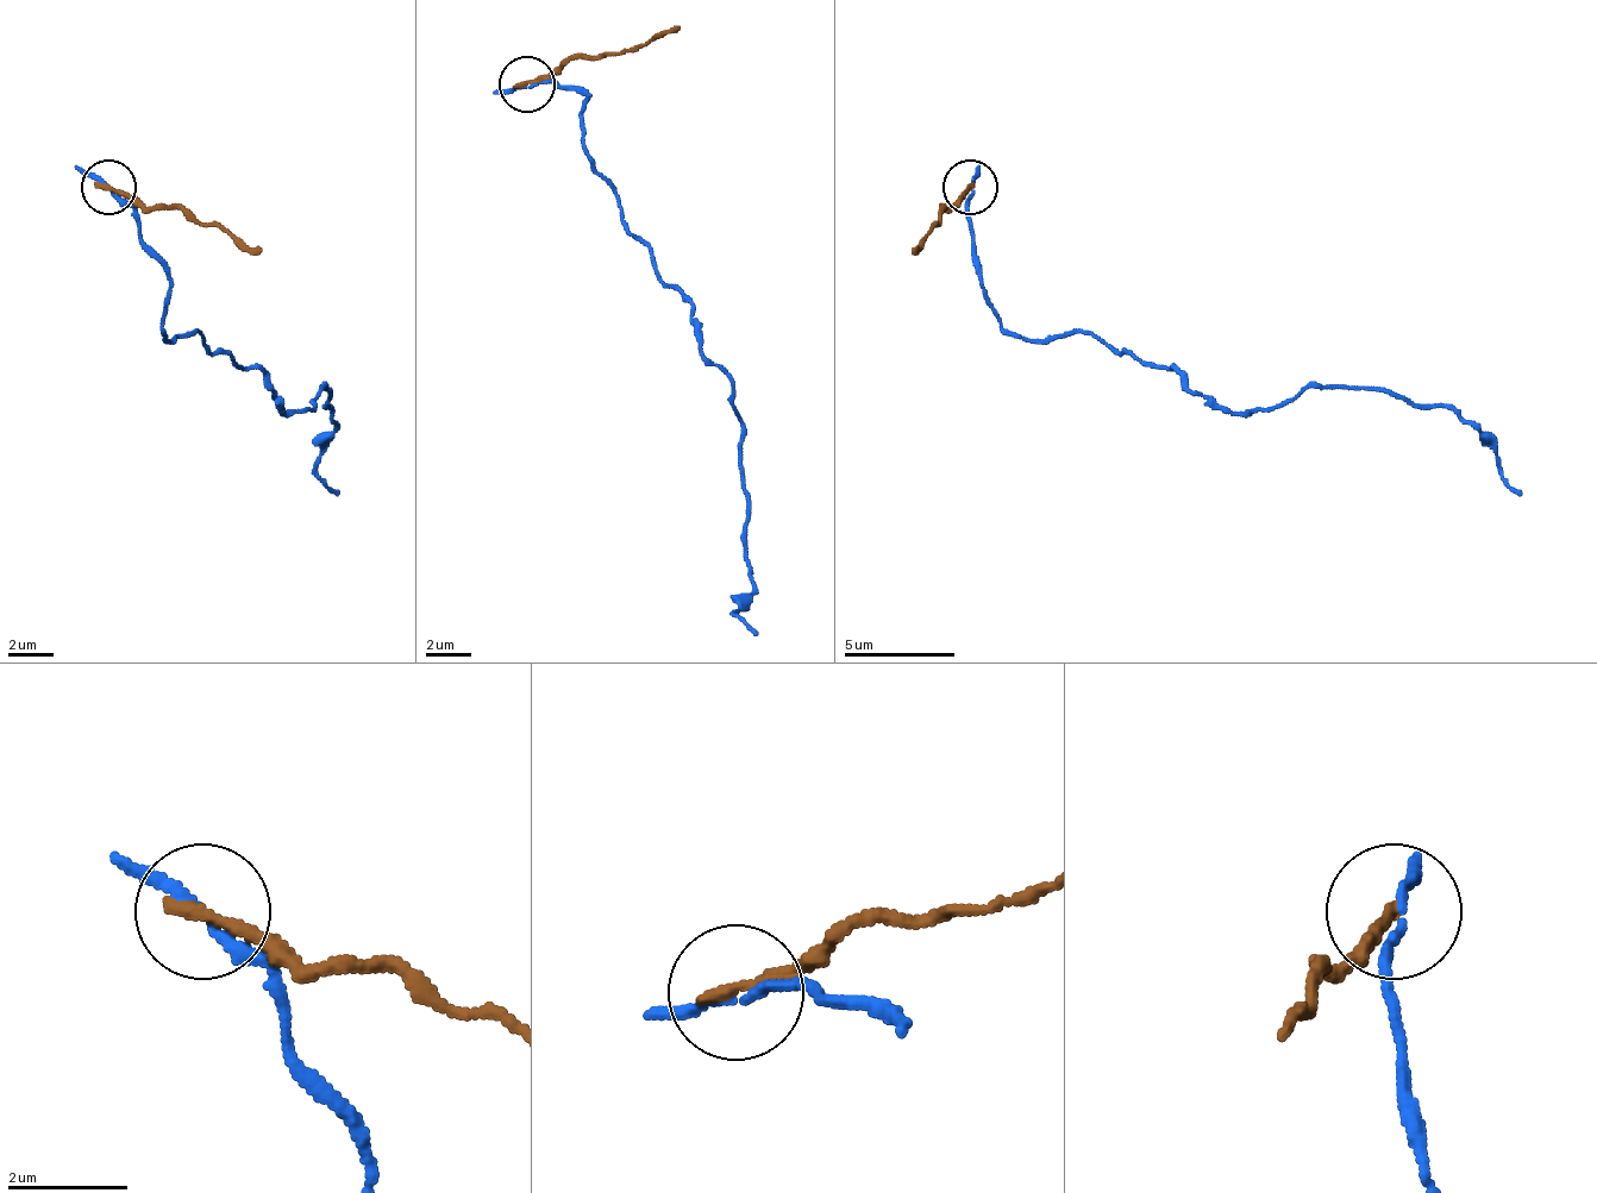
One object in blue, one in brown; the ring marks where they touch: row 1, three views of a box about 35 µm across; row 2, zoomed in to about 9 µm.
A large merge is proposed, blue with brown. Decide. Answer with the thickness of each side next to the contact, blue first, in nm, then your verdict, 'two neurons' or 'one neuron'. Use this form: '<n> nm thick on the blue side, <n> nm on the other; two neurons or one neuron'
150 nm thick on the blue side, 260 nm on the other; two neurons

